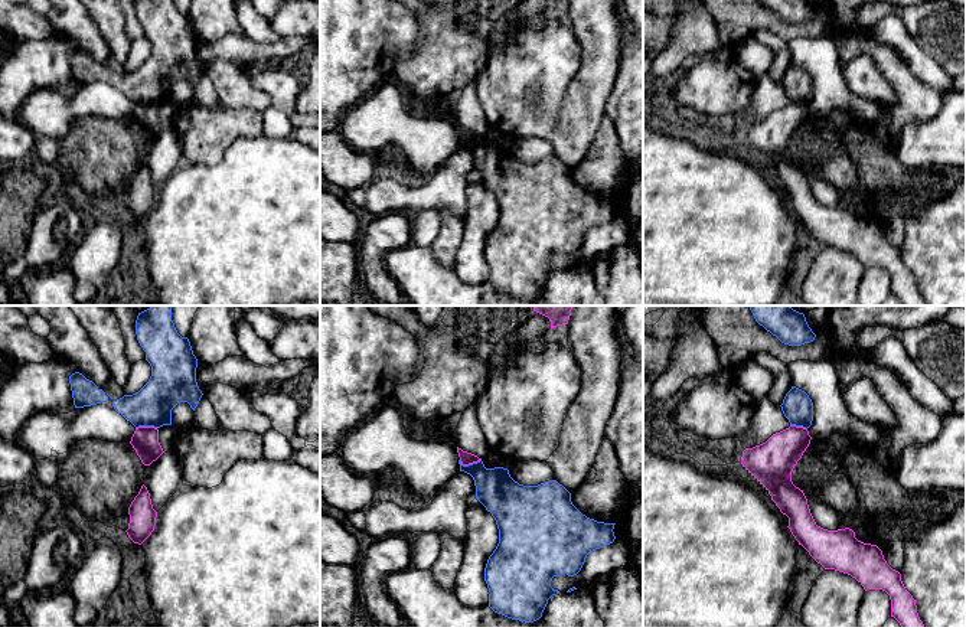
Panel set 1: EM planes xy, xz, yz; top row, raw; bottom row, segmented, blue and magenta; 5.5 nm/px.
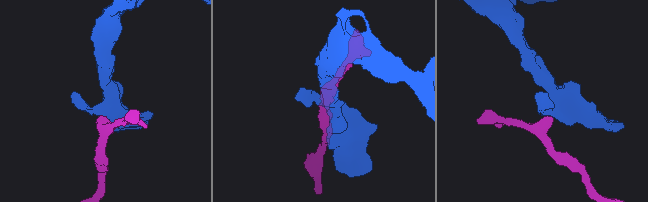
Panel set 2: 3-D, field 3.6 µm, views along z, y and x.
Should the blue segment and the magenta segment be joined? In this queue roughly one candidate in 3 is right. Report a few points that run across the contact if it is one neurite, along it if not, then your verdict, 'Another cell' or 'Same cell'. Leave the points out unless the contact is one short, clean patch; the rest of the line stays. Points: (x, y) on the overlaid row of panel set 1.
Line: xz (480, 459), (467, 464), (459, 460). Another cell

